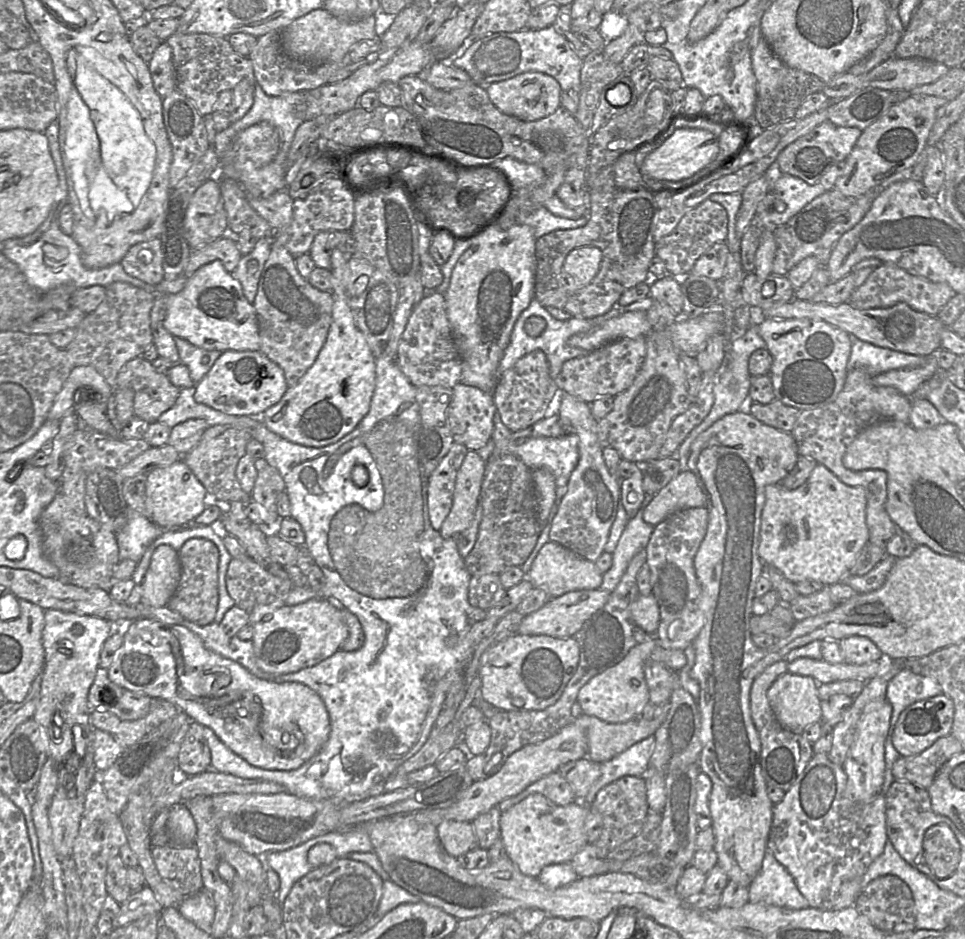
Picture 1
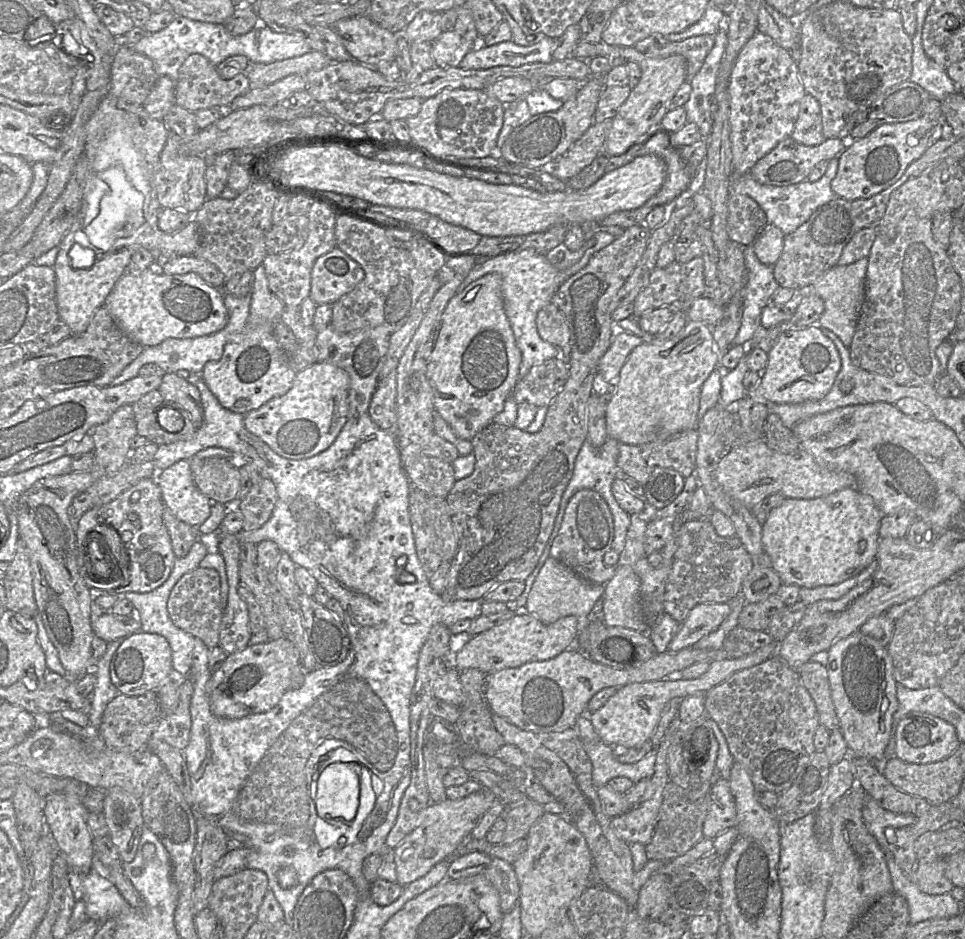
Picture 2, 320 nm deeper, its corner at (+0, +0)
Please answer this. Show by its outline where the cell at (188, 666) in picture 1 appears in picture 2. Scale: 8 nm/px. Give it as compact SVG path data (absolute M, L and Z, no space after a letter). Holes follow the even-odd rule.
M137 631L124 638L109 665L110 678L117 690L127 696L156 692L172 677L172 654L168 641L161 635Z

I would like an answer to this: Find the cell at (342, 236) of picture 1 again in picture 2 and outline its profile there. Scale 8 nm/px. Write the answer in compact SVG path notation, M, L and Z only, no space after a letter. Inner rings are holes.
M340 248L320 256L312 269L311 299L317 304L334 304L351 292L365 277L363 268Z

